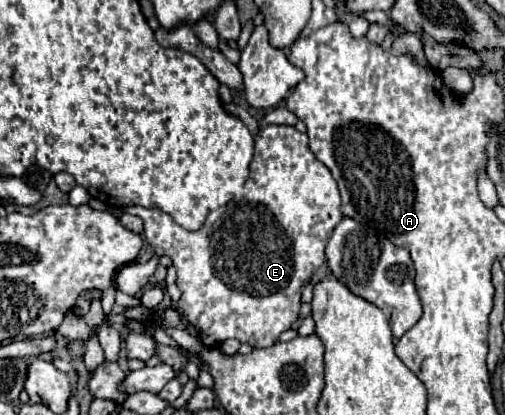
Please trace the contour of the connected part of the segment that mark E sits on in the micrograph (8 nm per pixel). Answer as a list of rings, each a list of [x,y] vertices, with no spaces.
[[[263,126],[259,130],[259,134],[255,136],[255,154],[251,160],[251,174],[247,184],[243,186],[243,192],[237,194],[227,206],[225,212],[220,210],[212,211],[203,225],[203,228],[195,230],[195,232],[187,232],[185,228],[181,228],[169,214],[157,210],[157,208],[141,208],[141,206],[125,206],[121,208],[127,214],[135,214],[143,220],[143,232],[145,238],[149,240],[149,244],[153,246],[157,256],[169,256],[173,260],[173,266],[177,268],[177,286],[183,292],[179,298],[179,312],[183,316],[183,320],[191,322],[193,326],[197,326],[201,330],[201,342],[207,348],[219,348],[227,338],[237,338],[243,344],[249,344],[253,348],[267,348],[273,346],[277,342],[277,338],[281,336],[281,332],[285,332],[287,328],[293,326],[293,322],[299,316],[299,308],[301,308],[301,288],[311,280],[315,268],[319,268],[321,264],[325,264],[325,246],[327,240],[331,236],[331,232],[335,230],[335,226],[341,222],[343,214],[341,214],[341,196],[339,196],[339,188],[337,182],[333,180],[333,176],[329,174],[329,170],[315,158],[315,154],[309,150],[309,138],[307,134],[299,132],[295,126]]]

